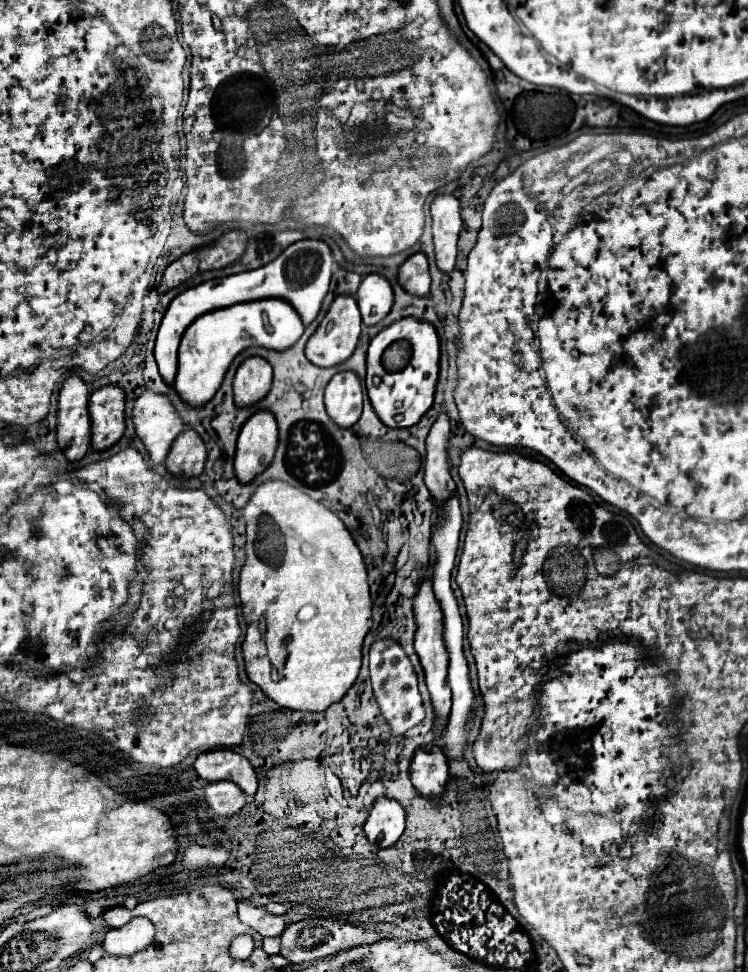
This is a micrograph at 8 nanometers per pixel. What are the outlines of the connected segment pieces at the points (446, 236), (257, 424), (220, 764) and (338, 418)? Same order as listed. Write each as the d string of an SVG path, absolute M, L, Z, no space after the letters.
M436 196L430 206L430 214L432 214L436 266L442 272L452 272L458 252L456 250L458 232L462 228L460 202L454 196Z
M260 410L256 412L242 428L238 436L238 448L234 458L234 474L240 484L252 482L258 474L262 474L276 452L278 444L278 426L276 418Z
M232 750L202 752L196 758L194 768L196 768L198 776L204 778L206 782L232 780L244 790L244 794L248 794L248 796L256 794L256 788L258 788L256 772L252 768L252 764L248 762L248 758L244 758L238 752L232 752Z
M354 372L336 374L324 394L324 406L332 422L340 428L350 428L362 414L362 384Z

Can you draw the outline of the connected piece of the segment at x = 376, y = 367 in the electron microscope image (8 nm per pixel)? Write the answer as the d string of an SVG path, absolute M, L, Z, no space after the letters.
M414 318L398 320L392 326L384 328L370 342L368 356L366 356L366 364L368 364L366 390L368 390L370 404L384 426L410 428L420 422L420 418L426 414L426 410L432 406L432 400L434 400L434 388L438 380L438 362L440 362L440 340L434 326L428 322L420 322Z

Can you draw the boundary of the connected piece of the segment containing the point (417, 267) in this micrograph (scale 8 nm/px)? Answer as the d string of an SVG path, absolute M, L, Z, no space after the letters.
M422 252L410 256L398 270L398 284L414 296L428 296L430 290L430 274L428 260Z

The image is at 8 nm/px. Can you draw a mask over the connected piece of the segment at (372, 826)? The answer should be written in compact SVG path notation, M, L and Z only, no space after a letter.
M380 796L372 804L372 810L364 824L364 832L372 844L376 844L378 848L388 848L402 836L404 818L406 812L398 800Z

